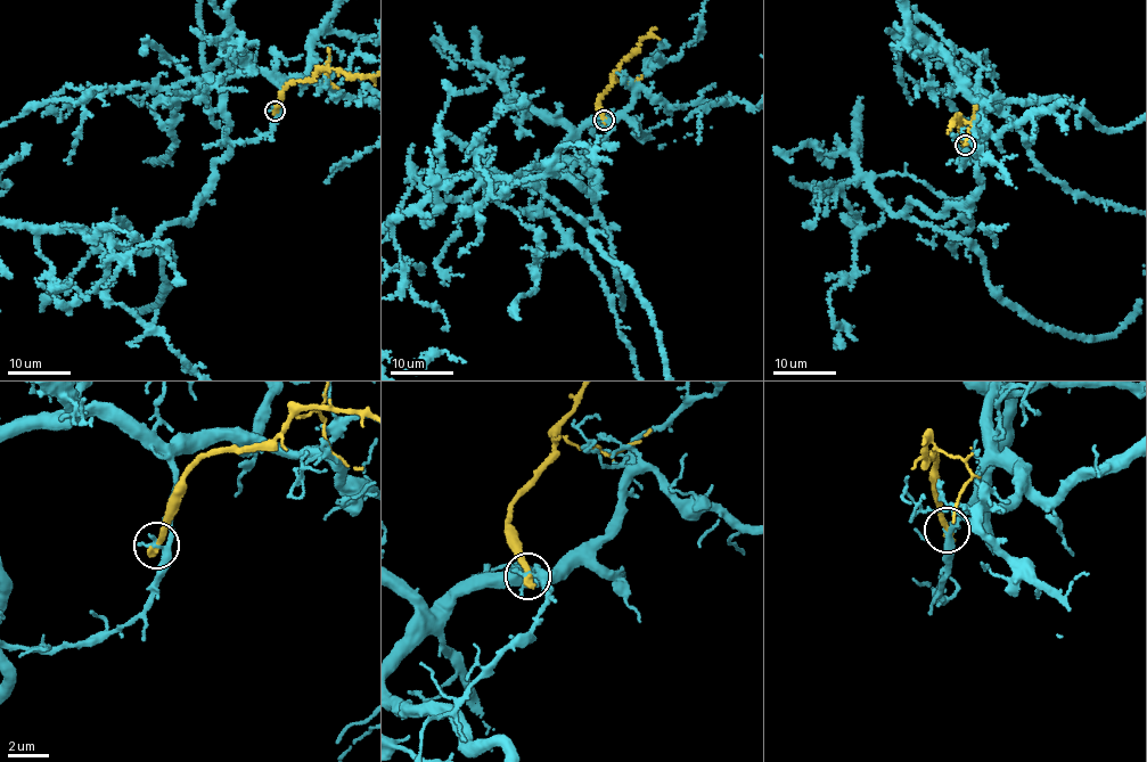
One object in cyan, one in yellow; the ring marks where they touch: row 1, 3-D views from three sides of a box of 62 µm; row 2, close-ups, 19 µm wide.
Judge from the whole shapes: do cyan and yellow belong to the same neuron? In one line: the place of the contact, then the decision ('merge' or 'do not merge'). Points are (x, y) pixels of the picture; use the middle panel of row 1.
place (604, 120); do not merge

